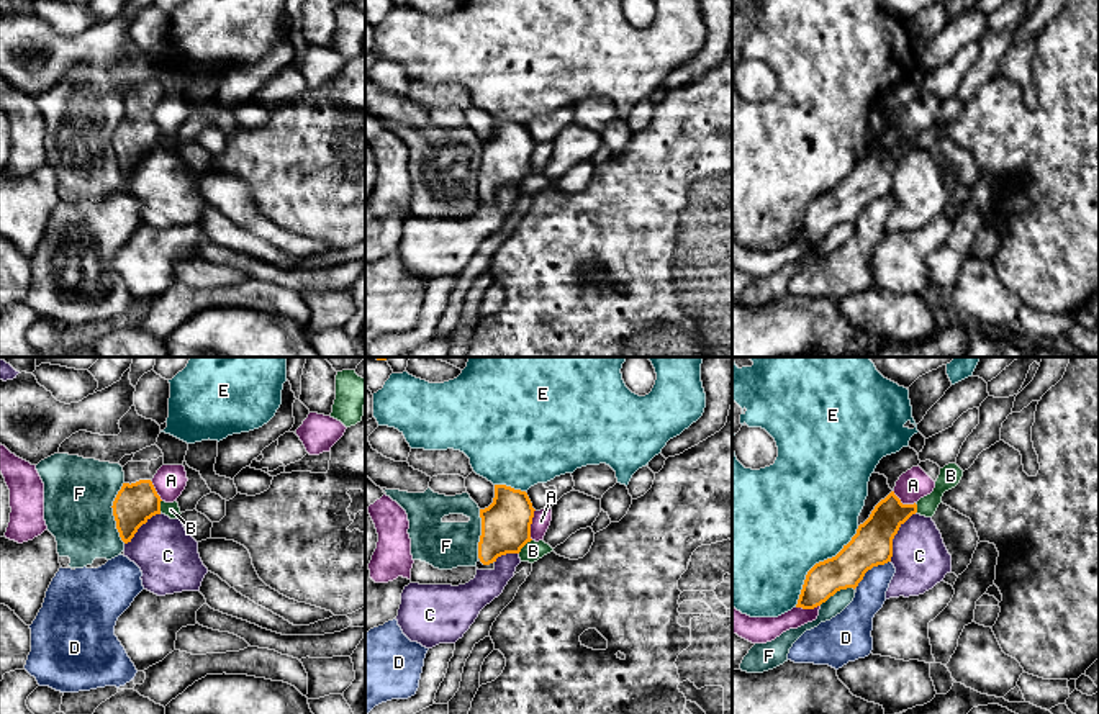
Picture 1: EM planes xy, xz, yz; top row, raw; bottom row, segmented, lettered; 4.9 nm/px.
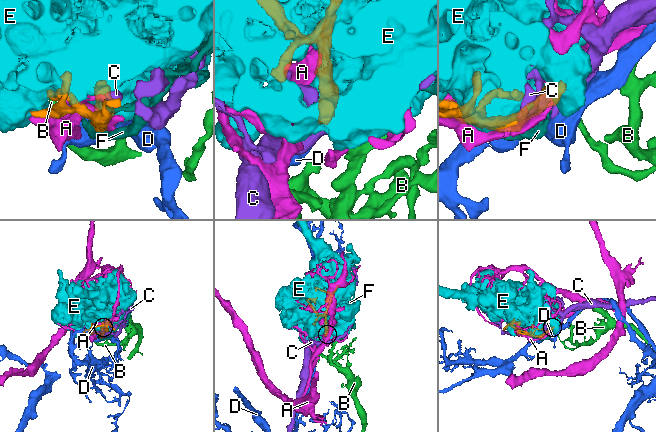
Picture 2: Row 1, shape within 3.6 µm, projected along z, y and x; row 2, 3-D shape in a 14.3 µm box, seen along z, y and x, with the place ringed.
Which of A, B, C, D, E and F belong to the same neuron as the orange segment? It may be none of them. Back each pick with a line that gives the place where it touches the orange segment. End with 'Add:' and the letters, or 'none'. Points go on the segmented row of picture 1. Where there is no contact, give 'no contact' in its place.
Add: none

